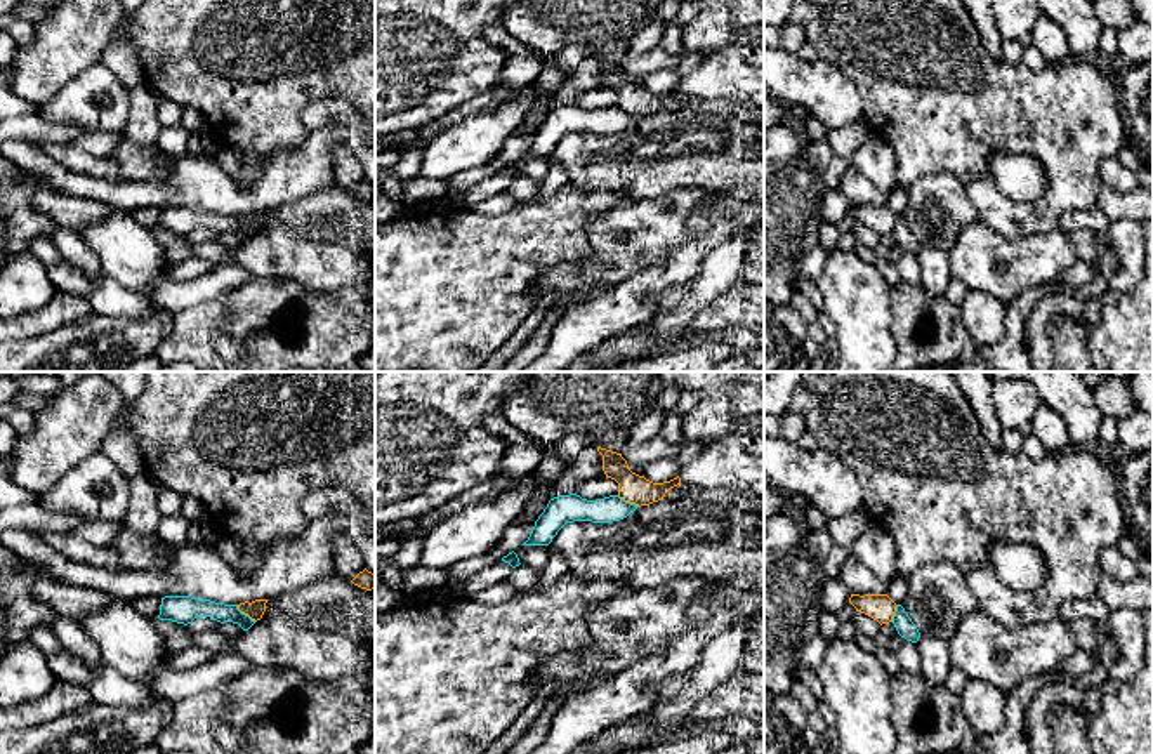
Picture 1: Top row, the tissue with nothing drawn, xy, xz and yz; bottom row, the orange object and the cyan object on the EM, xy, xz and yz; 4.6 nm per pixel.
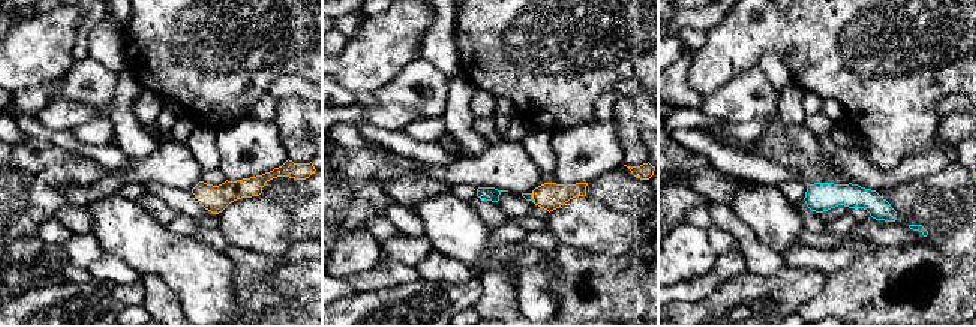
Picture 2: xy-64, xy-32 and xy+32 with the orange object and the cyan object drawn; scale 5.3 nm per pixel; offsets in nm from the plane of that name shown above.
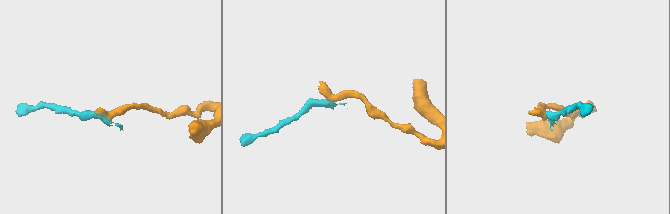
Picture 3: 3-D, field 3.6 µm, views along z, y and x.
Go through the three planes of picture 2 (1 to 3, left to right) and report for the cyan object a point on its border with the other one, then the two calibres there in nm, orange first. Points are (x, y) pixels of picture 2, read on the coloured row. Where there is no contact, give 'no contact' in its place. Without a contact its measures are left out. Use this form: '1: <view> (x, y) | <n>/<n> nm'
1: no contact
2: xy-32 (532, 198) | 140/50 nm
3: no contact

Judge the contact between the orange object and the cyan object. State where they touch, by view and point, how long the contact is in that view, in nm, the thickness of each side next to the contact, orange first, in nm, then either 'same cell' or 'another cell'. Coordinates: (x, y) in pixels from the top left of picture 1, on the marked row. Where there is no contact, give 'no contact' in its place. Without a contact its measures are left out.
meets orange in xy at (245, 614); contact 130 nm long; 80 nm thick on the orange side, 100 nm on the other; another cell

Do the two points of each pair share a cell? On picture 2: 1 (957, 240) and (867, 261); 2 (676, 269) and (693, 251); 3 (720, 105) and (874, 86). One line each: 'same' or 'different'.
1: different
2: same
3: different

